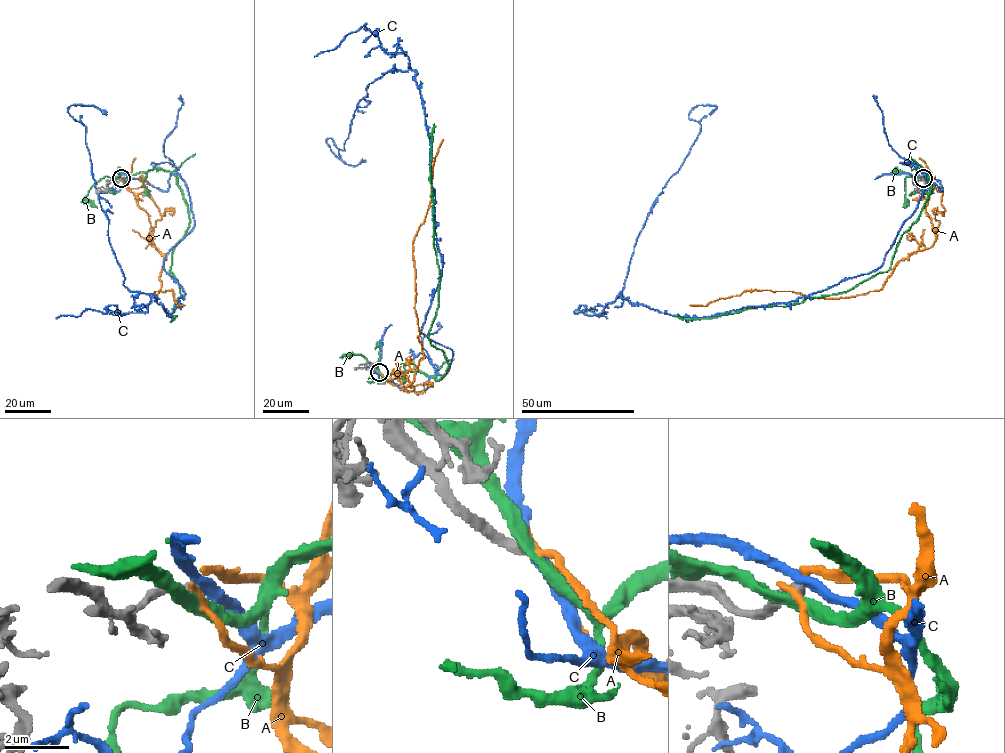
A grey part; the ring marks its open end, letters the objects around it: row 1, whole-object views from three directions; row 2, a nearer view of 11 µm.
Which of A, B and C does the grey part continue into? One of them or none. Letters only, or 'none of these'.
none of these

